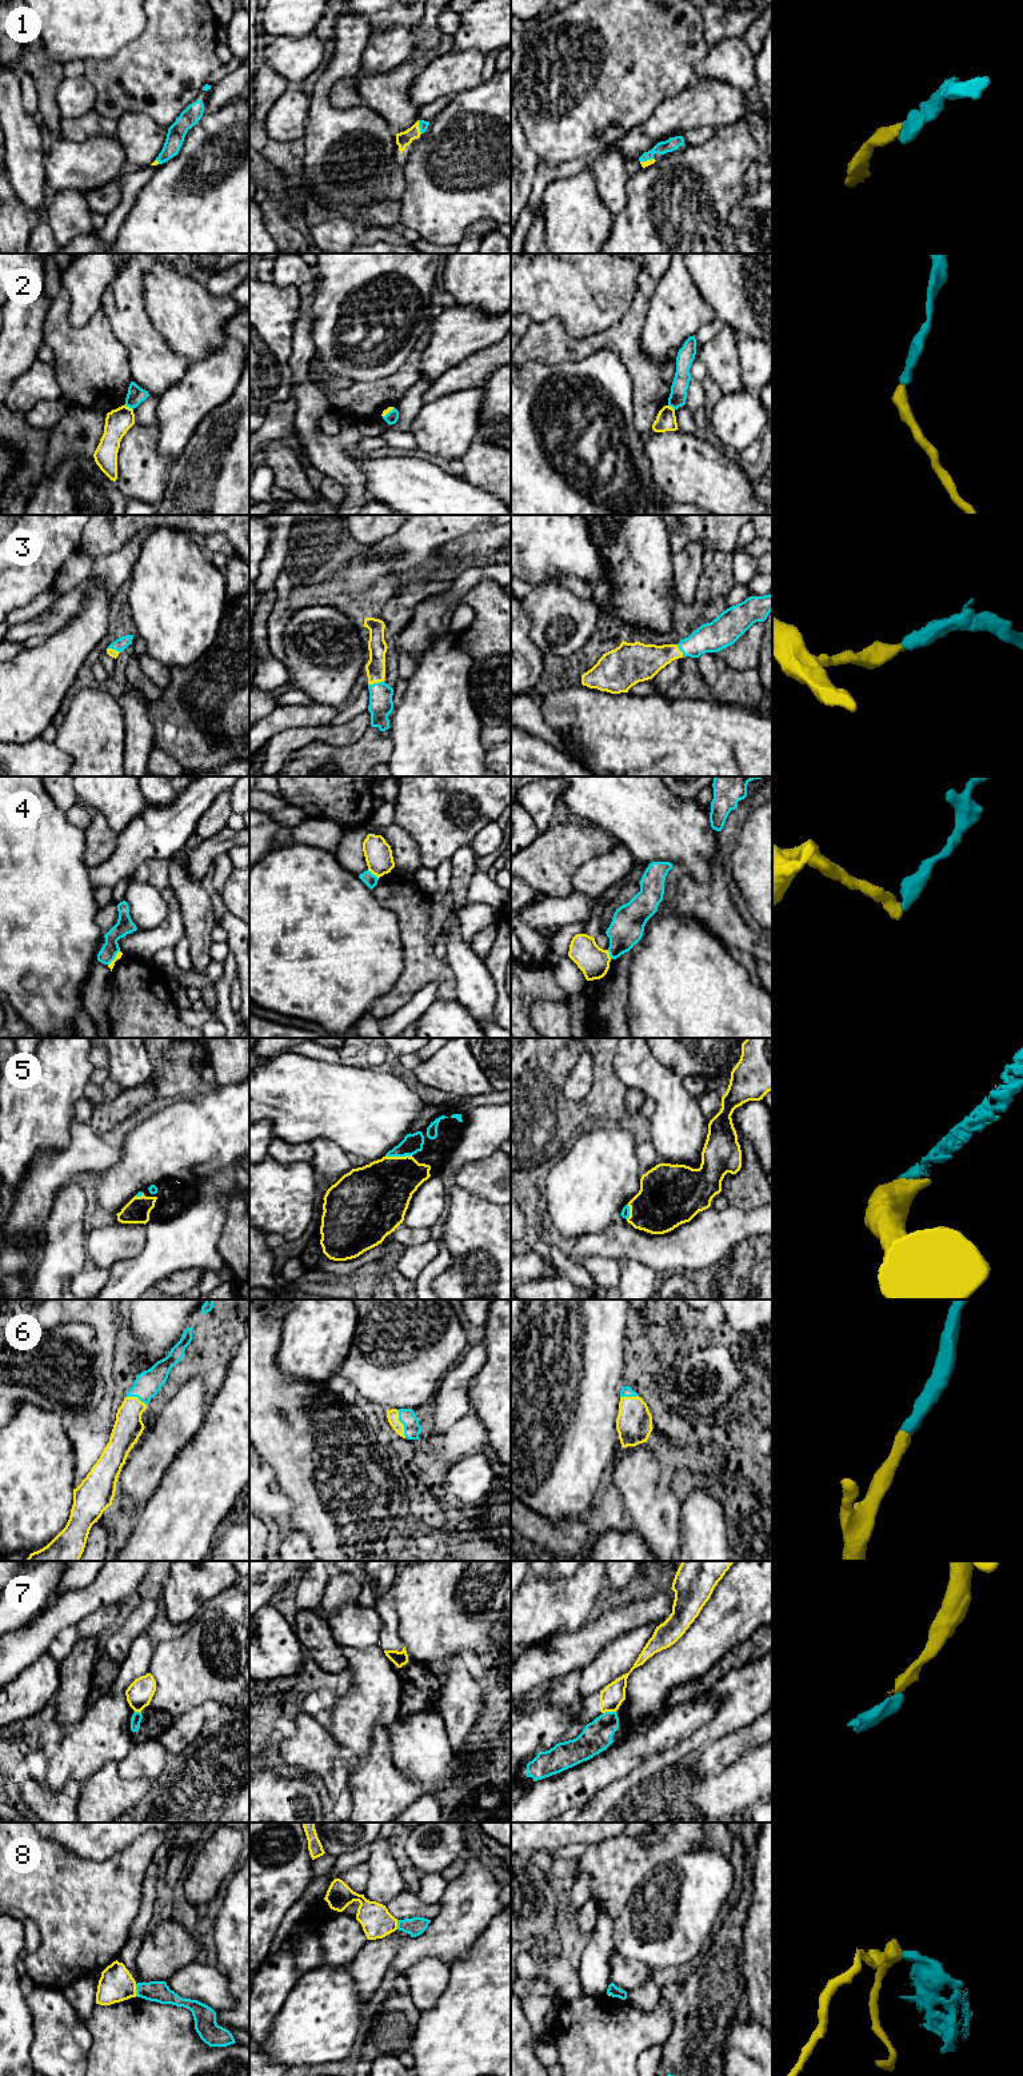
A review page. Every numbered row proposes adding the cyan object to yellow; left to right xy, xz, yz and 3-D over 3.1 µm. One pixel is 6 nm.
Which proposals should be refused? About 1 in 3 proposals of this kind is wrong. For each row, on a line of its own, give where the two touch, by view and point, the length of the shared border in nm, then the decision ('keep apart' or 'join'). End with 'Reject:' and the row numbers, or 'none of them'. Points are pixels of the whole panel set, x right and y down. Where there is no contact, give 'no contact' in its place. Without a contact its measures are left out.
1: meets yellow in xz at (418, 127); contact 80 nm long; join
2: meets yellow in xy at (128, 407); contact 70 nm long; keep apart
3: meets yellow in xz at (375, 682); contact 100 nm long; join
4: meets yellow in xz at (372, 873); contact 90 nm long; keep apart
5: meets yellow in xz at (399, 1157); contact 160 nm long; join
6: meets yellow in xz at (402, 1424); contact 180 nm long; join
7: meets yellow in yz at (608, 1711); contact 80 nm long; keep apart
8: meets yellow in xy at (135, 1989); contact 70 nm long; keep apart
Reject: 2, 4, 7, 8

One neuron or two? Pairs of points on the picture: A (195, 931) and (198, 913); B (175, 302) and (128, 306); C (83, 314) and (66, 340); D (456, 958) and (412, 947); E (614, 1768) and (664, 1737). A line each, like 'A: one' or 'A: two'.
A: one
B: two
C: two
D: two
E: one

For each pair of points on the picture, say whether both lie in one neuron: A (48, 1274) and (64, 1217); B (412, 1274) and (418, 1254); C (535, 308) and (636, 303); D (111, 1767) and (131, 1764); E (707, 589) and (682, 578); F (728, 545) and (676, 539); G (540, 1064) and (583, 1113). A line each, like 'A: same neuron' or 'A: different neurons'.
A: same neuron
B: same neuron
C: different neurons
D: different neurons
E: different neurons
F: same neuron
G: same neuron

